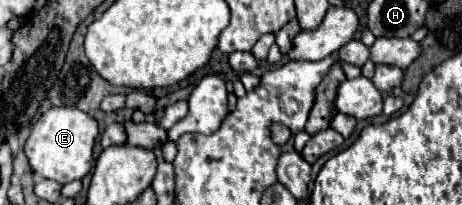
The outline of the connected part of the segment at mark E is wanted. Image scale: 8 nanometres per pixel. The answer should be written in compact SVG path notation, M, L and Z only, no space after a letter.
M51 107L37 119L25 143L25 155L33 173L45 179L53 179L61 185L75 179L83 179L91 171L93 143L97 133L97 121L89 117L85 111L73 107Z

